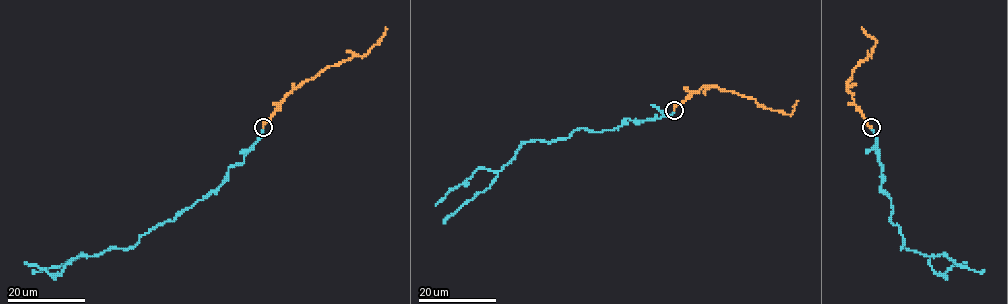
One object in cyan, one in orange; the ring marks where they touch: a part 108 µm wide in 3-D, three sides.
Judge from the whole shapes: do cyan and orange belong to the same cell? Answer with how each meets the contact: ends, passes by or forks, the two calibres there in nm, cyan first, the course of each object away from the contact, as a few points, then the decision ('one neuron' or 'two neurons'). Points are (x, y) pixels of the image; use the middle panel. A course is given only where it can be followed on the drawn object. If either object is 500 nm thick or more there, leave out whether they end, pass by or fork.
cyan ends; orange ends; calibres 160 and 240 nm; course cyan (673, 110), (523, 142), (497, 171), (477, 168), (435, 205); course orange (673, 110), (691, 93), (703, 87), (714, 86), (750, 97), (766, 108), (787, 115), (793, 112), (797, 100); one neuron

